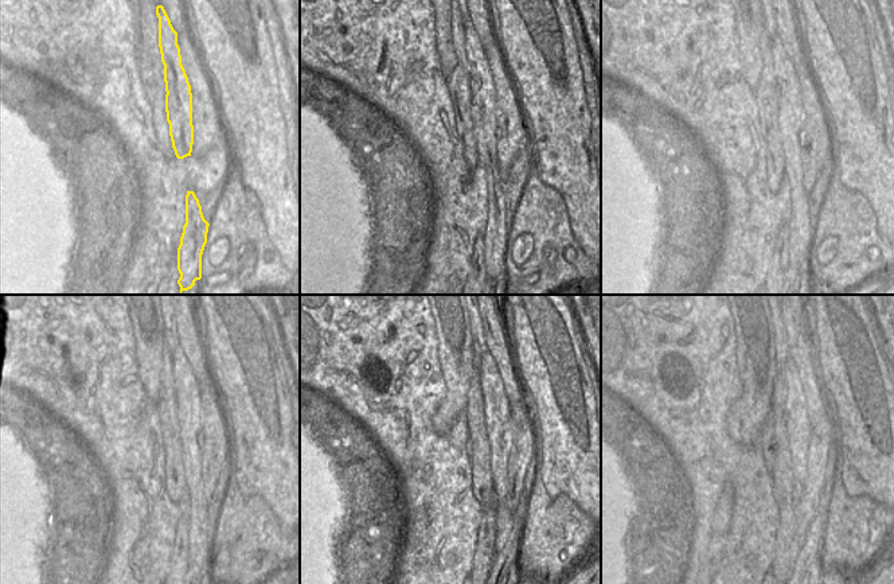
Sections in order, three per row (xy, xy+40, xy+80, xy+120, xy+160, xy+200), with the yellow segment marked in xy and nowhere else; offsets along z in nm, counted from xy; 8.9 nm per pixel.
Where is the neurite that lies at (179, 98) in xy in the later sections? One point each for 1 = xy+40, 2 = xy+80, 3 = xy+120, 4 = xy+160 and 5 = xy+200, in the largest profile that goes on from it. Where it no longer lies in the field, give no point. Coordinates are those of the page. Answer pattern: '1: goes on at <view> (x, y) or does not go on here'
1: goes on at xy+40 (495, 237)
2: goes on at xy+80 (791, 113)
3: goes on at xy+120 (188, 405)
4: goes on at xy+160 (495, 404)
5: goes on at xy+200 (797, 423)

